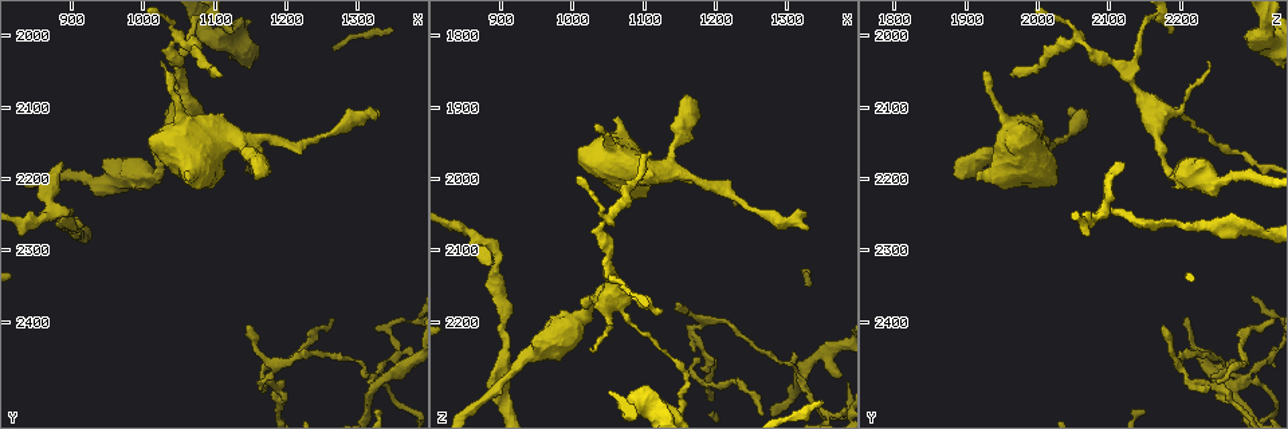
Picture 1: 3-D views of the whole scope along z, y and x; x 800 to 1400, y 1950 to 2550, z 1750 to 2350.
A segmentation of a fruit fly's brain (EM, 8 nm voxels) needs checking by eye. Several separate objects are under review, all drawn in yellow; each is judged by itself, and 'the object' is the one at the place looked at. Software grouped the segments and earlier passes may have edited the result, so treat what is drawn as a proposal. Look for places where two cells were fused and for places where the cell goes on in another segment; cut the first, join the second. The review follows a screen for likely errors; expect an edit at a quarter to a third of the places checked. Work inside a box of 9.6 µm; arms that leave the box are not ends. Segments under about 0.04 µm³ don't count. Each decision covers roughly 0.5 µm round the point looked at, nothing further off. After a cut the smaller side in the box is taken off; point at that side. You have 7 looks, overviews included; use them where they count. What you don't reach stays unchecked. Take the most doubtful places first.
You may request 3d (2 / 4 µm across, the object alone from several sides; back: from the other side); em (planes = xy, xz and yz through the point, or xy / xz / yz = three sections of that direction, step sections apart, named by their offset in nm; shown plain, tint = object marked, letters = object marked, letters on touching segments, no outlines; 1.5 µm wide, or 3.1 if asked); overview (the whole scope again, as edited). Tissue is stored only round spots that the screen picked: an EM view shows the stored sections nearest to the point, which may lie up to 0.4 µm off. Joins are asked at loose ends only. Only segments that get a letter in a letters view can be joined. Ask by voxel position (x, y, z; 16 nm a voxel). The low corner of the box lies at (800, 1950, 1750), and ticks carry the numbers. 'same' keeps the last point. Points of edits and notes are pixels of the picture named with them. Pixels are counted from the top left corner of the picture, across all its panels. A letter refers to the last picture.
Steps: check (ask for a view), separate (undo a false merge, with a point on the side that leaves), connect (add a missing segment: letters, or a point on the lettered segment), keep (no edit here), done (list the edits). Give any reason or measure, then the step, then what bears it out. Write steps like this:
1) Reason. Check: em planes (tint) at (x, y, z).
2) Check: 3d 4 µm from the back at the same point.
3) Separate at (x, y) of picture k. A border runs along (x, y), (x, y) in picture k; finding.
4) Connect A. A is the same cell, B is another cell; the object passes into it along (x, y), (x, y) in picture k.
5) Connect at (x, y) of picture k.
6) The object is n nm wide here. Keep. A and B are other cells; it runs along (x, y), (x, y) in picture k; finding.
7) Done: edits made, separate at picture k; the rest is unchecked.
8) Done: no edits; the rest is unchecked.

Free end. Check: 3d 2 µm at (1110, 2055, 1960).

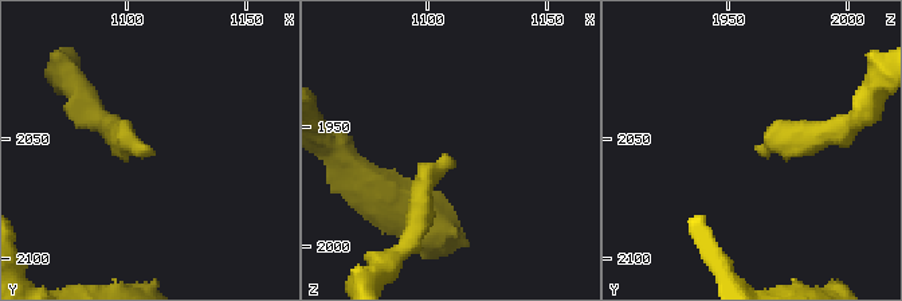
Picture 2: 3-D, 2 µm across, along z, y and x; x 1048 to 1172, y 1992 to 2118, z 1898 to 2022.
Need the tissue. Check: em planes (letters) at (1110, 2058, 1964).

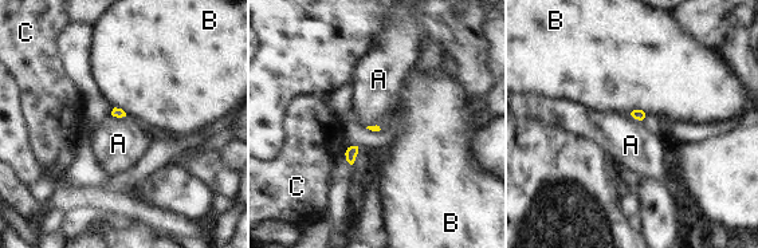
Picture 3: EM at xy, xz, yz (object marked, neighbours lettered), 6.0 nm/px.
The longest contact is with B, 100 nm. Keep. A, B and C are other cells; a border runs along (112, 114), (117, 117), (126, 115) in picture 3; no lettered segment goes on from it.

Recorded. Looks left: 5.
Check: em xy step 8 (letters) at (1055, 2195, 1915).

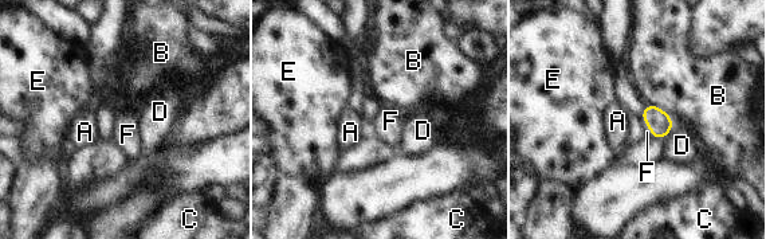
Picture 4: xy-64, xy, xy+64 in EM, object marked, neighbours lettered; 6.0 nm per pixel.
Another direction. Check: em planes (letters) at the same point.

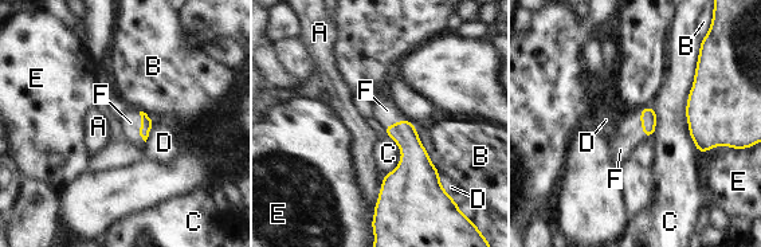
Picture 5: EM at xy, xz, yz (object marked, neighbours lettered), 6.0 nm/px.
Connect F. F is the same cell, A, B, C, D and E are other cells; it goes on there.

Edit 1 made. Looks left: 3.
Abrupt turn. Check: em yz step 4 (letters) at (1170, 2480, 2220).

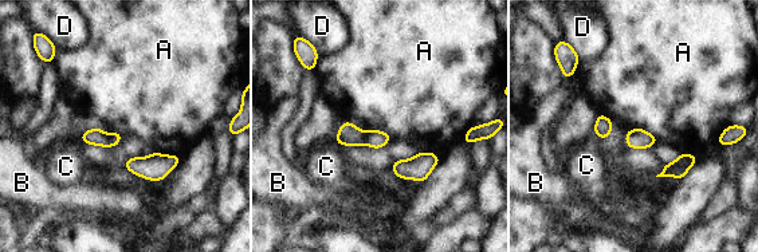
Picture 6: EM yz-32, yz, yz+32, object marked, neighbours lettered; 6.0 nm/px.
Check: em planes (letters) at the same point.

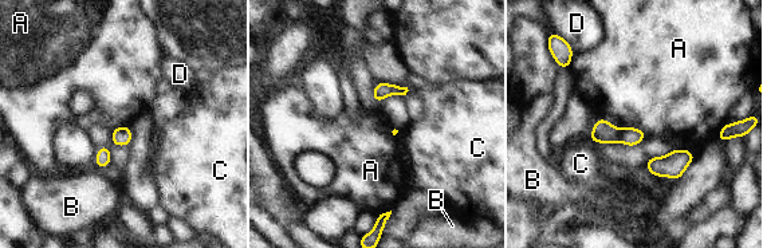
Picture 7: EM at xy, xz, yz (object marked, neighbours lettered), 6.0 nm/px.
Separate at (604, 132) of picture 7. A, B, C and D are other cells; a border runs along (617, 128), (620, 141) in picture 7; two cells meet here.

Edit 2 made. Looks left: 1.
Done: edits made, connect at picture 5, separate at picture 7; the rest is unchecked.

